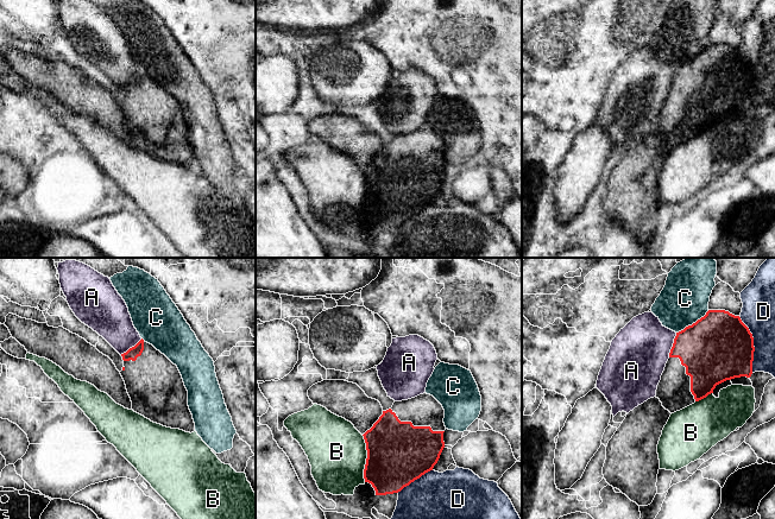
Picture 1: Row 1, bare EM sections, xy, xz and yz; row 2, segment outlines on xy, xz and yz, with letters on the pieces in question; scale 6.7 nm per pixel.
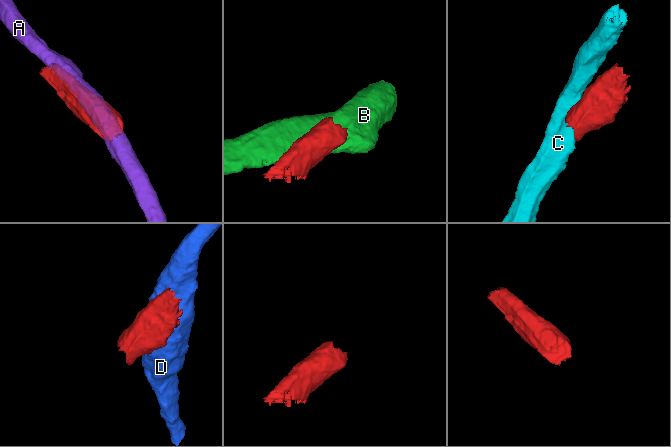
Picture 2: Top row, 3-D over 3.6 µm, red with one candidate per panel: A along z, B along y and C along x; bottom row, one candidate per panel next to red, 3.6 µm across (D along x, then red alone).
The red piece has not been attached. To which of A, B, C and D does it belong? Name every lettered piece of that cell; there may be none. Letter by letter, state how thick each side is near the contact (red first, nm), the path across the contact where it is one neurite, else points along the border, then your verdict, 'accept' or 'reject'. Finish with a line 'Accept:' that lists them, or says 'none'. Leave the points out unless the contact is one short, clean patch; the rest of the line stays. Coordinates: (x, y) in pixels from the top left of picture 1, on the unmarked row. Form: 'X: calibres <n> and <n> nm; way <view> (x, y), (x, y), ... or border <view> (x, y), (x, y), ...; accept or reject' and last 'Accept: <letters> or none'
A: calibres 400 and 400 nm; border yz (676, 67), (668, 90); reject
B: calibres 420 and 400 nm; reject
C: calibres 460 and 320 nm; reject
D: calibres 460 and 220 nm; reject
Accept: none

